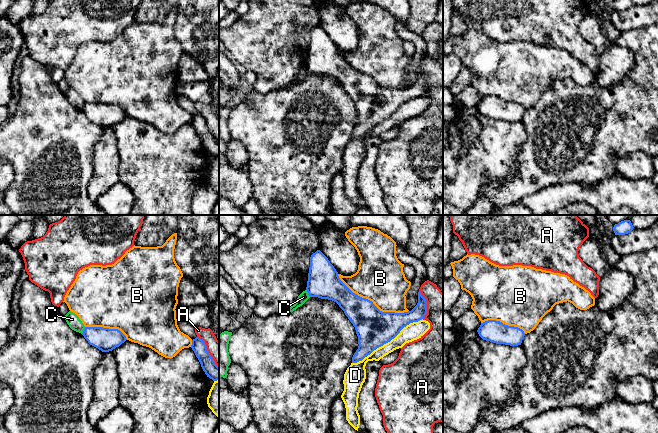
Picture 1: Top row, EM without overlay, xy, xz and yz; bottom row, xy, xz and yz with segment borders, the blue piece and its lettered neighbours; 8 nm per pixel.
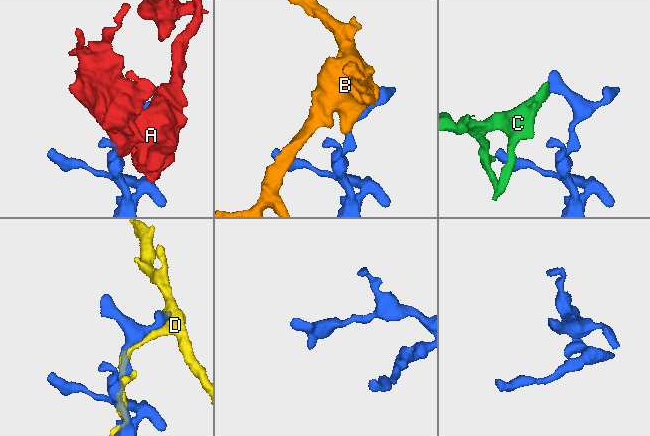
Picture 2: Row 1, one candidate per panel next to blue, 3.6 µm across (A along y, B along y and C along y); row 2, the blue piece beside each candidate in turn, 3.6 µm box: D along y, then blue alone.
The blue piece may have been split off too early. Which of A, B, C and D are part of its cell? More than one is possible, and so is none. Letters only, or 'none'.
none

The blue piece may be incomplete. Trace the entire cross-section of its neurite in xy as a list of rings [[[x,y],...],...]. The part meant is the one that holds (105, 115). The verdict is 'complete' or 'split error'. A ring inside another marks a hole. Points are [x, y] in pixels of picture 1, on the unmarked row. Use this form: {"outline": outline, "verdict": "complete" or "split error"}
{"outline": [[[85,103],[82,111],[90,121],[102,128],[112,127],[127,116],[120,106],[103,103]]], "verdict": "complete"}

